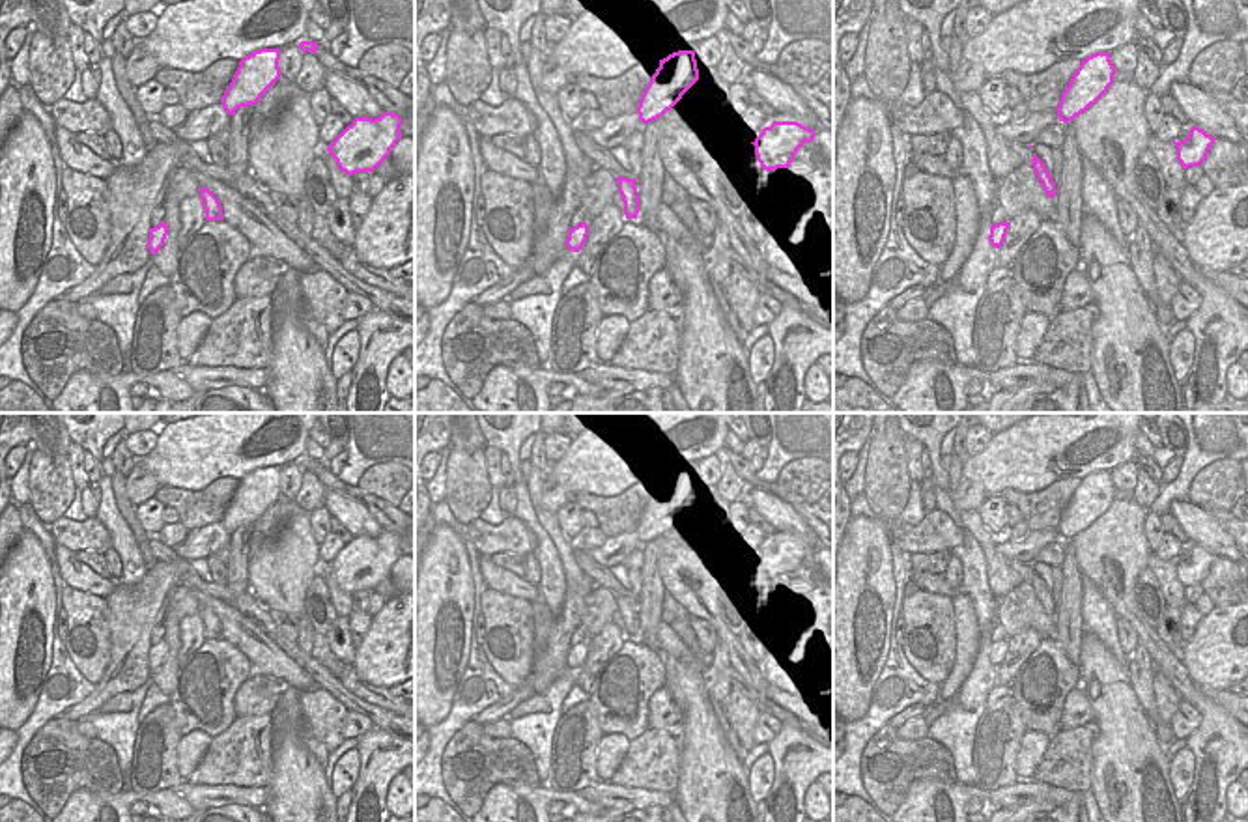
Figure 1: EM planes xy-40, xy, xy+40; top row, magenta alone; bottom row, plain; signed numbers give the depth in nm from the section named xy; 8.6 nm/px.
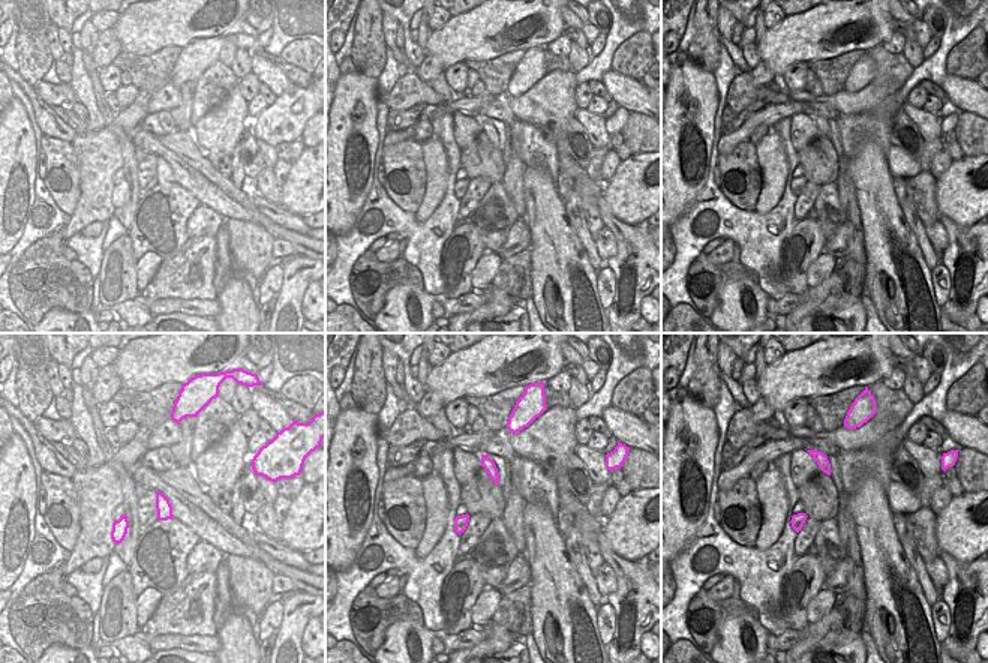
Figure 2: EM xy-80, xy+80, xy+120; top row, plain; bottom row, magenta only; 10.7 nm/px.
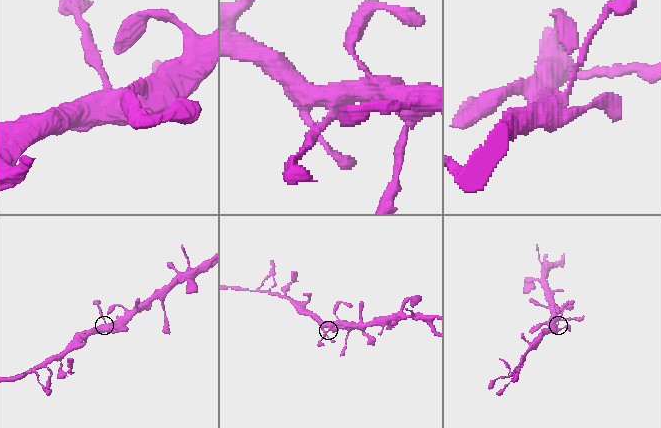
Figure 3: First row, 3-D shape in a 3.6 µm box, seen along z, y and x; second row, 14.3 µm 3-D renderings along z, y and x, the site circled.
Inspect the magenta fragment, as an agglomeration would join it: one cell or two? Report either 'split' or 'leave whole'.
leave whole

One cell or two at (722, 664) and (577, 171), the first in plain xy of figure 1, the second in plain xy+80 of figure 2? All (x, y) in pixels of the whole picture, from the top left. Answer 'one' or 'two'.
two

